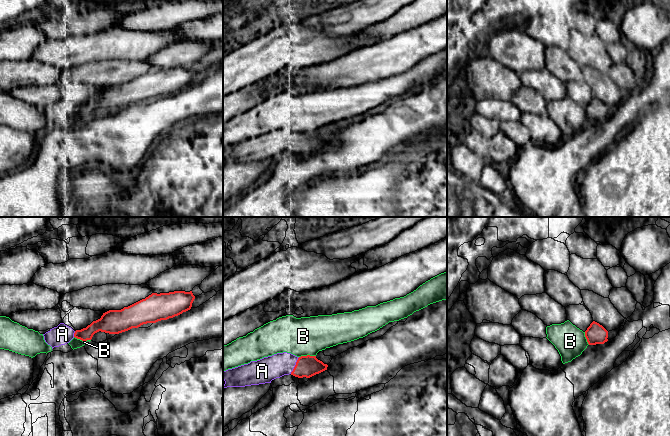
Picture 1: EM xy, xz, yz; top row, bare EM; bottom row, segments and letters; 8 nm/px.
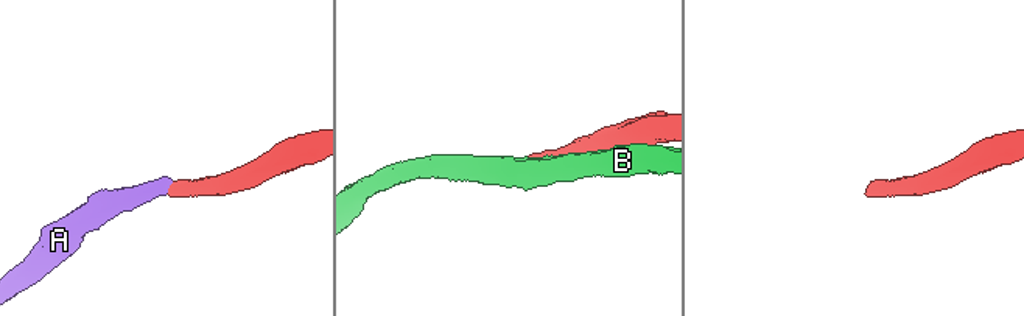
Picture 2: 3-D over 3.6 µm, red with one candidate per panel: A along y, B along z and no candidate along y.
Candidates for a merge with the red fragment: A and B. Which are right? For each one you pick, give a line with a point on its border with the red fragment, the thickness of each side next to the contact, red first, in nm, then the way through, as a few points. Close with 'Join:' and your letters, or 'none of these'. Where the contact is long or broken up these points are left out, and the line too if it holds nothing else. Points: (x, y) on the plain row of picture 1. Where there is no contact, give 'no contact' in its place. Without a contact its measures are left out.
A: meets red in xz at (295, 141); 180 nm thick on the red side, 200 nm on the other; runs through xz (307, 142), (295, 141), (277, 141), (265, 146)
Join: A

